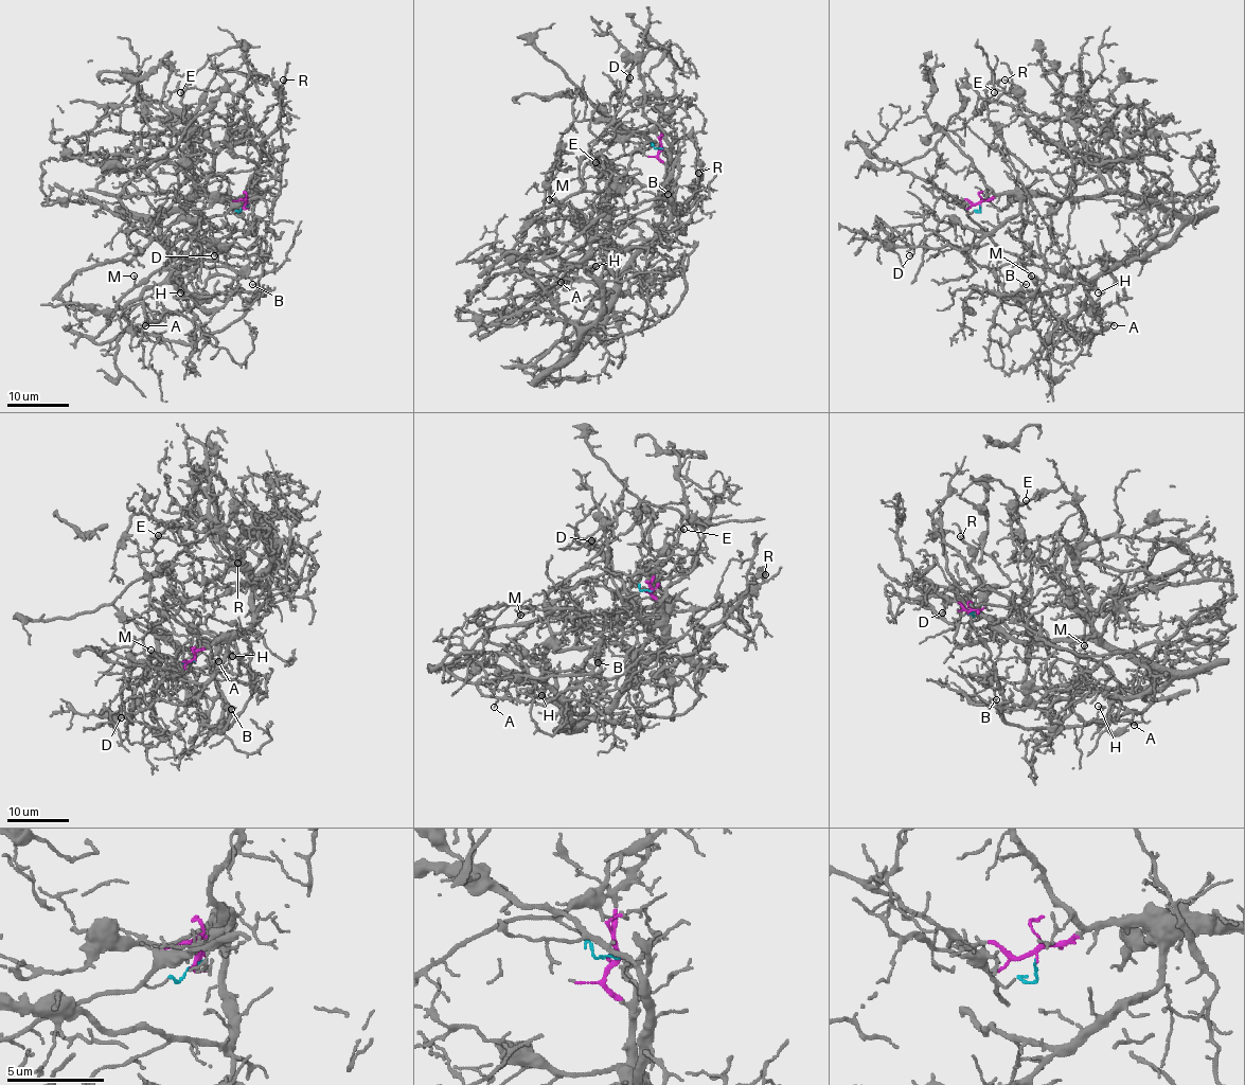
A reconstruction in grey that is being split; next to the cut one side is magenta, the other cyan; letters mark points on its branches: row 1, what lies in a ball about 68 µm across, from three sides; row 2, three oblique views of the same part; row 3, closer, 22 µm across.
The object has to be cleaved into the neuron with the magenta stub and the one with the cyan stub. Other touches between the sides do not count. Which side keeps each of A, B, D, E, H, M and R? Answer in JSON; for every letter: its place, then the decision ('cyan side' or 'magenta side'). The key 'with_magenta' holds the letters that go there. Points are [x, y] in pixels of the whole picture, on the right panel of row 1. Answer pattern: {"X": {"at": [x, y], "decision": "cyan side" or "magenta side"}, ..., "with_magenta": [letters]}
{"A": {"at": [1114, 325], "decision": "cyan side"}, "B": {"at": [1026, 284], "decision": "cyan side"}, "D": {"at": [909, 255], "decision": "cyan side"}, "E": {"at": [994, 92], "decision": "magenta side"}, "H": {"at": [1098, 292], "decision": "cyan side"}, "M": {"at": [1031, 276], "decision": "cyan side"}, "R": {"at": [1005, 79], "decision": "magenta side"}, "with_magenta": ["E", "R"]}

